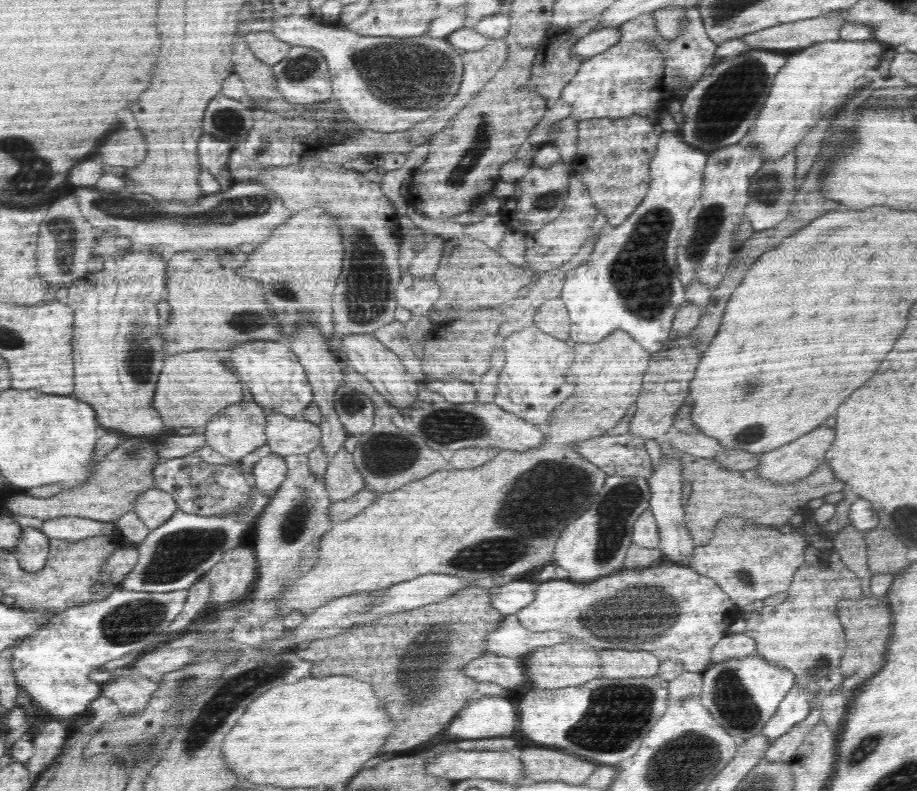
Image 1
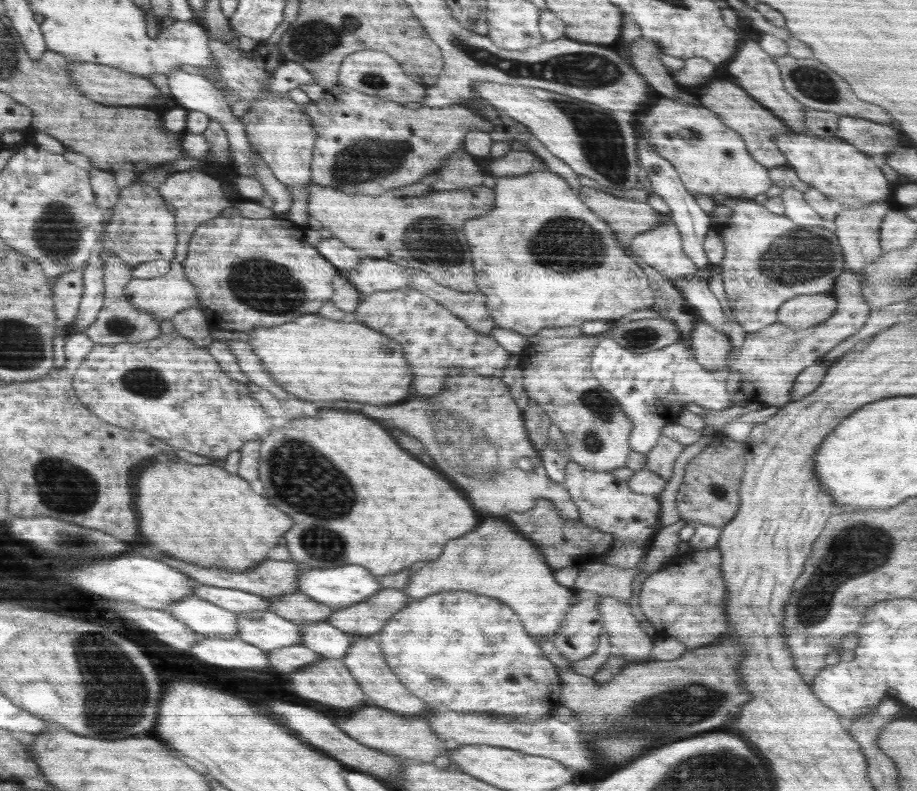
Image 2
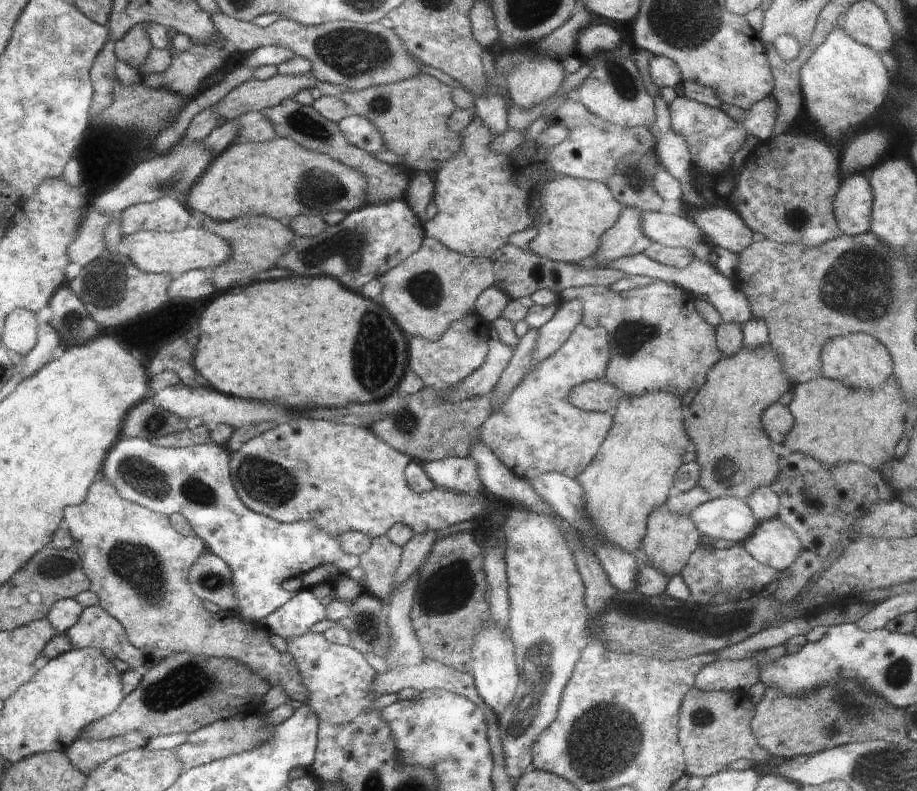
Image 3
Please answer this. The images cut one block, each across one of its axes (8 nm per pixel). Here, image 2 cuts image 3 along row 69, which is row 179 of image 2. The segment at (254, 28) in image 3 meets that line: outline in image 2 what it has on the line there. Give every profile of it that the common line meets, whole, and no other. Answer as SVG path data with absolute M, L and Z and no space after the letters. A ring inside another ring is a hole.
M340 84L325 89L324 98L310 101L307 113L314 129L318 131L312 152L312 182L348 195L380 196L389 194L394 188L419 182L428 170L432 170L444 157L463 145L470 130L491 132L497 124L496 121L484 119L465 104L436 108L420 107L414 110L374 95L368 96Z

